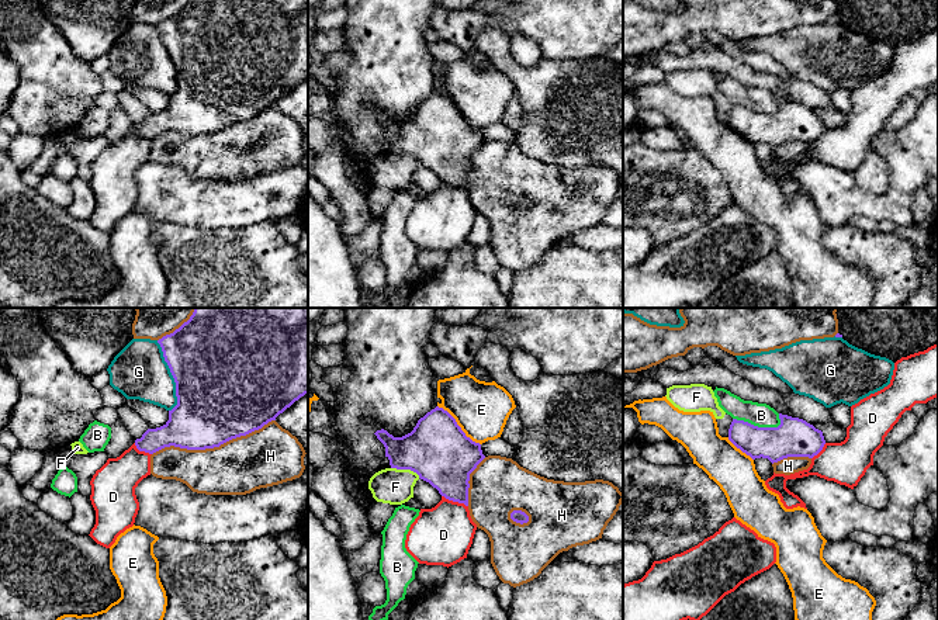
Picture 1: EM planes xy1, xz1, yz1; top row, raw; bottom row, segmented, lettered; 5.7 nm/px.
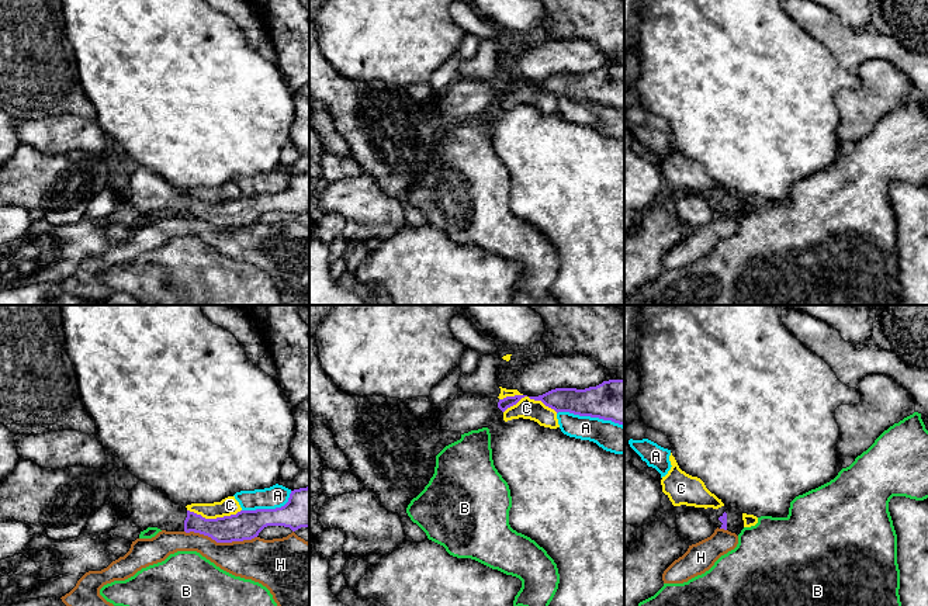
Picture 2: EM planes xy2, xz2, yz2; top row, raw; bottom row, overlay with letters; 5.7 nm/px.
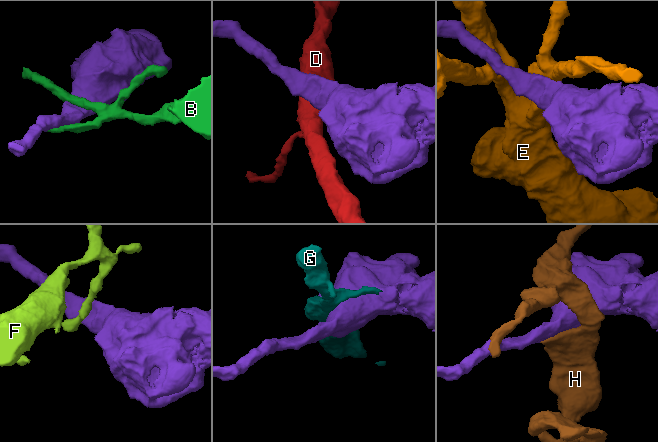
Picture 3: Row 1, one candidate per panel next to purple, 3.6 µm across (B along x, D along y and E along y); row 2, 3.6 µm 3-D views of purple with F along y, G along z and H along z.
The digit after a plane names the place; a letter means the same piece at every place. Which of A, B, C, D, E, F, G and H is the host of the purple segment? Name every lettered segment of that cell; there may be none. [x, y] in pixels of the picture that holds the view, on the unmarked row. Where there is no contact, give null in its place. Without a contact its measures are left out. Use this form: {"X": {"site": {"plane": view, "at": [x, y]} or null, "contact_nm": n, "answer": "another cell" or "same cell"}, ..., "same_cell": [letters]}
{"A": {"site": {"plane": "xz2", "at": [591, 101]}, "contact_nm": 400, "answer": "another cell"}, "B": {"site": {"plane": "yz1", "at": [757, 111]}, "contact_nm": 280, "answer": "another cell"}, "C": {"site": {"plane": "xz2", "at": [529, 82]}, "contact_nm": 340, "answer": "another cell"}, "D": {"site": {"plane": "xz1", "at": [454, 186]}, "contact_nm": 170, "answer": "another cell"}, "E": {"site": {"plane": "xz1", "at": [459, 111]}, "contact_nm": 340, "answer": "another cell"}, "F": {"site": {"plane": "xz1", "at": [405, 153]}, "contact_nm": 180, "answer": "another cell"}, "G": {"site": {"plane": "xy1", "at": [172, 59]}, "contact_nm": 420, "answer": "another cell"}, "H": {"site": {"plane": "xy1", "at": [213, 132]}, "contact_nm": 750, "answer": "another cell"}, "same_cell": []}

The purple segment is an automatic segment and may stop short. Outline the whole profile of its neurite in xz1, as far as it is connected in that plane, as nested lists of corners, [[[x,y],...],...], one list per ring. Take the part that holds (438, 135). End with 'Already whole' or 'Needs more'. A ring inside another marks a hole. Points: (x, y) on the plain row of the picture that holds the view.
[[[436,91],[418,105],[411,118],[402,122],[394,122],[384,114],[374,120],[384,129],[391,153],[411,155],[436,173],[446,184],[468,191],[470,159],[485,141],[481,129],[467,122],[447,96]]]. Already whole

